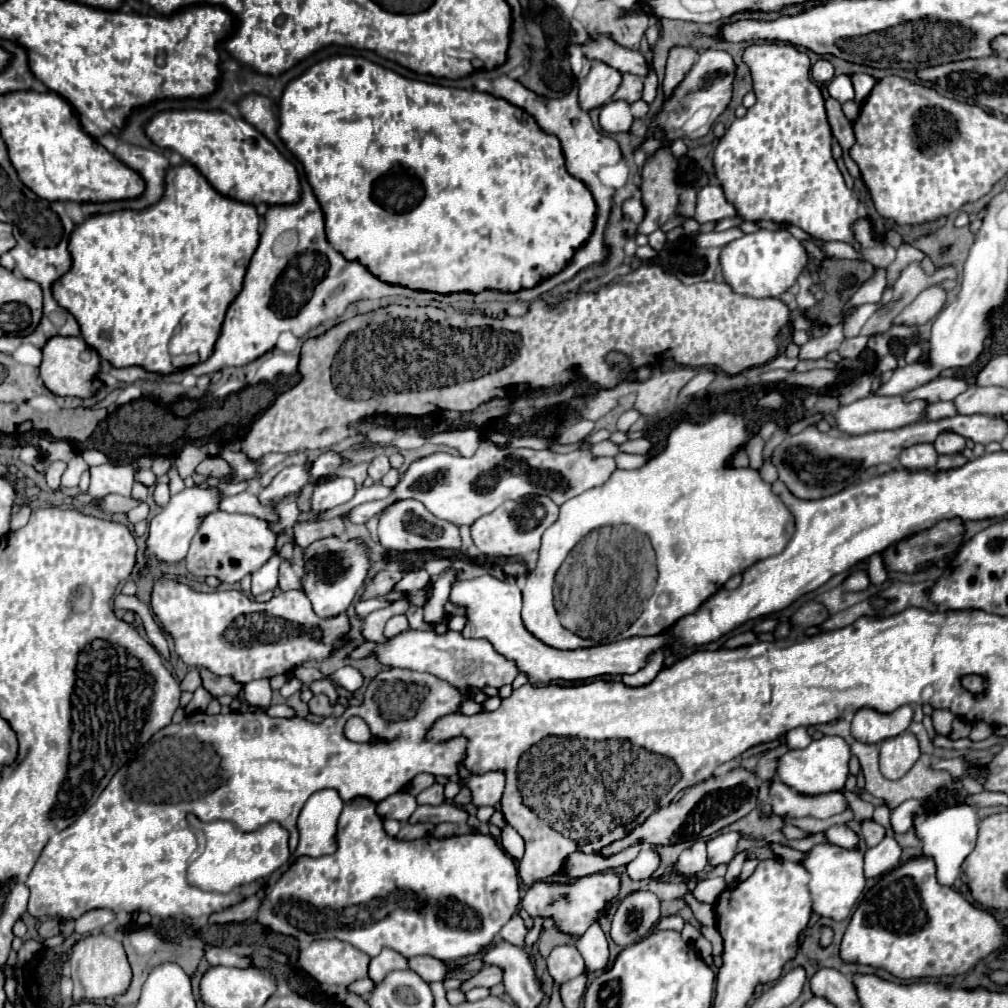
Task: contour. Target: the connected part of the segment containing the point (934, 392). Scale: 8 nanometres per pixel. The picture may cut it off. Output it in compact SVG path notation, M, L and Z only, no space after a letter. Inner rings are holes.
M937 377L921 387L915 387L903 395L903 401L915 401L923 399L927 403L937 403L937 401L951 401L961 393L961 389L967 389L967 383L963 379L953 379L953 377Z

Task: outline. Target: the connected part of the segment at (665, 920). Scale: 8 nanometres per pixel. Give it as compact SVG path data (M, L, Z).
M673 915L673 917L661 917L653 929L653 933L659 933L659 931L681 931L685 925L685 921L679 917L679 915Z

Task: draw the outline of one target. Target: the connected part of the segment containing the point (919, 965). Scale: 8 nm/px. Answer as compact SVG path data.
M921 855L879 877L879 881L863 895L849 921L841 943L841 957L845 961L857 961L863 965L885 969L897 979L943 977L967 973L977 961L985 959L999 945L1007 943L1007 935L993 915L973 907L967 899L963 899L961 893L953 891L951 887L939 885L933 865L935 861L931 857Z

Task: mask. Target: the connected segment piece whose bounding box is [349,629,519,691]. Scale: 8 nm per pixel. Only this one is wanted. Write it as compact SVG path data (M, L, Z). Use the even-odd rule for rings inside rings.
M403 631L401 635L389 639L387 643L377 643L377 641L365 641L357 645L351 653L349 659L365 659L365 657L375 657L379 663L385 667L401 667L401 669L411 669L411 671L423 671L431 673L449 685L457 687L459 691L465 691L467 687L477 687L483 689L487 685L491 687L501 687L511 683L519 669L511 661L505 661L489 641L481 639L465 639L457 631L449 633L435 633L435 631Z

